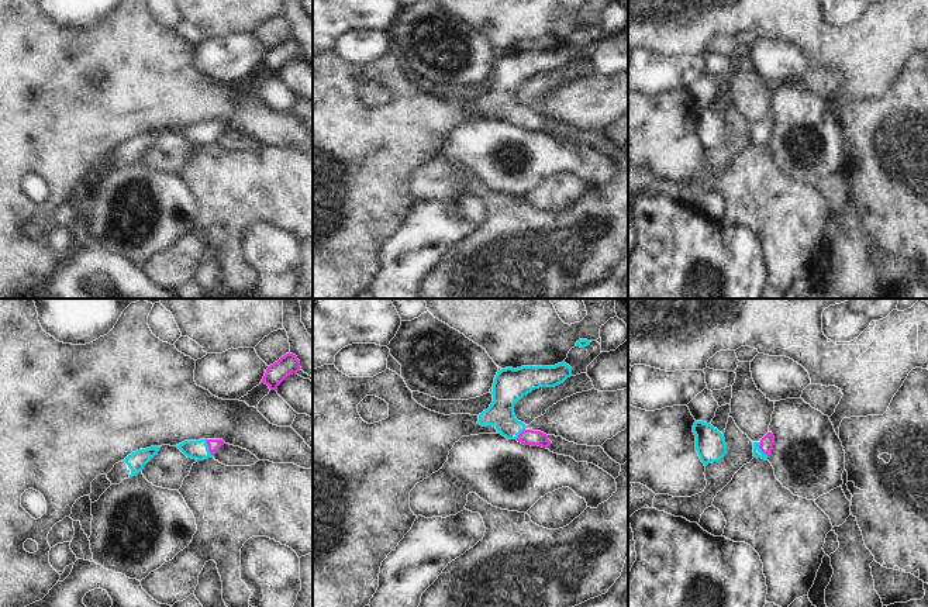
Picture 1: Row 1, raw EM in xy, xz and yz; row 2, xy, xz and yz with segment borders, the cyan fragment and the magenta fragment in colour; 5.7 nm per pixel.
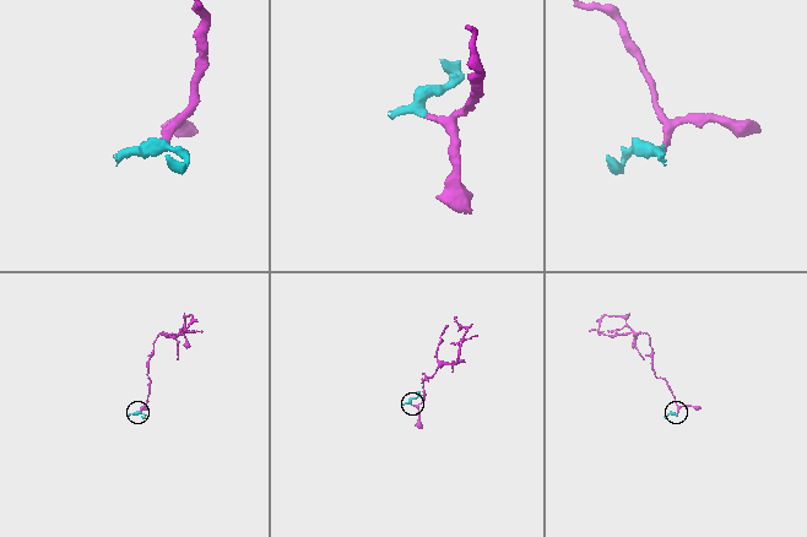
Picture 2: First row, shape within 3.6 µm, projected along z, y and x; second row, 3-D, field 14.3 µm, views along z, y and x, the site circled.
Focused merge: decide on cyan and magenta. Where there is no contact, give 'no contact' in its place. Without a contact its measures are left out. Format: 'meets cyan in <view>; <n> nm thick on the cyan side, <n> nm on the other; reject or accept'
meets cyan in xy; 110 nm thick on the cyan side, 60 nm on the other; accept

